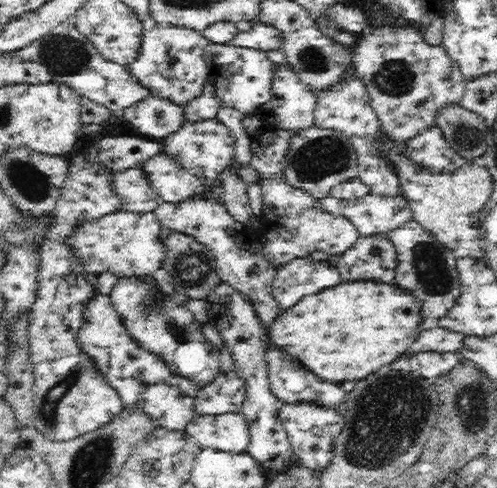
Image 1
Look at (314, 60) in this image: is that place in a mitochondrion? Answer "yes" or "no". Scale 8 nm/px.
yes

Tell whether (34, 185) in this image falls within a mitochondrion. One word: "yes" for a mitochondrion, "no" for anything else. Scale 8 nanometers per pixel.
yes

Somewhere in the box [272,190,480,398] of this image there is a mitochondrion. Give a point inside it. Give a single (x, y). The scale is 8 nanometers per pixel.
(431, 270)

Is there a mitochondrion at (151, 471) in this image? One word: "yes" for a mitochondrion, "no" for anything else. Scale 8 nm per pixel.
no

